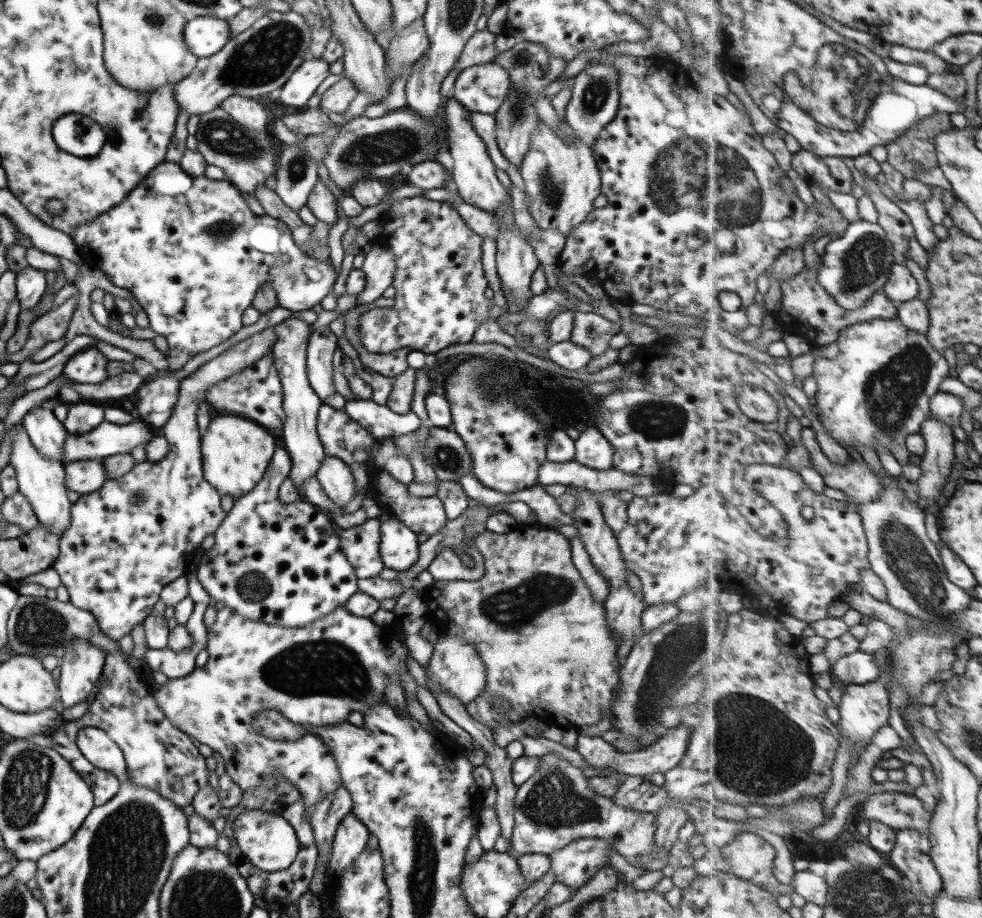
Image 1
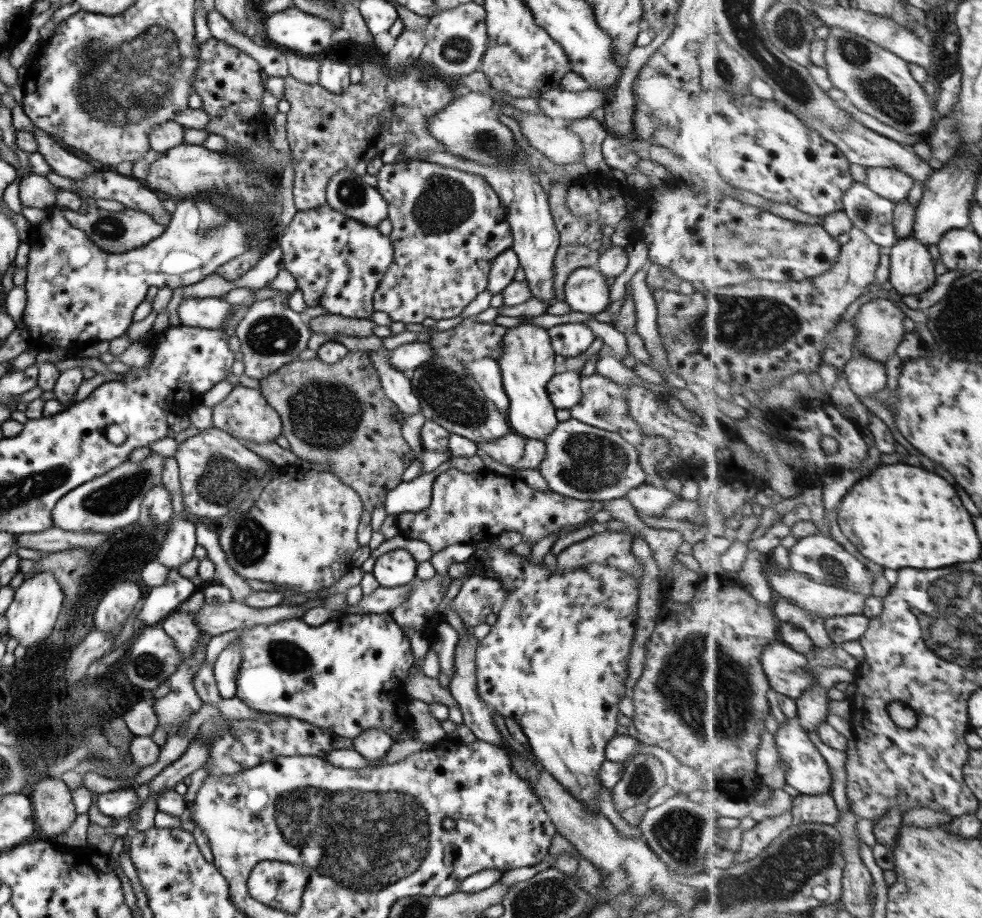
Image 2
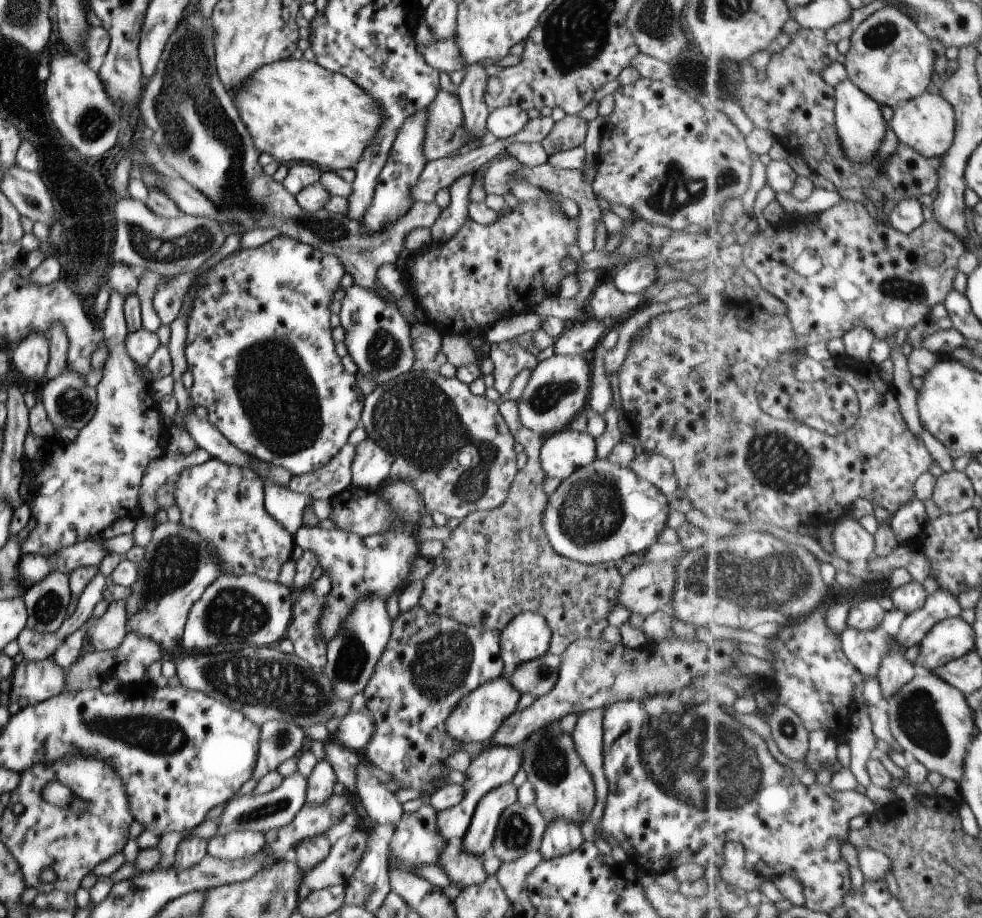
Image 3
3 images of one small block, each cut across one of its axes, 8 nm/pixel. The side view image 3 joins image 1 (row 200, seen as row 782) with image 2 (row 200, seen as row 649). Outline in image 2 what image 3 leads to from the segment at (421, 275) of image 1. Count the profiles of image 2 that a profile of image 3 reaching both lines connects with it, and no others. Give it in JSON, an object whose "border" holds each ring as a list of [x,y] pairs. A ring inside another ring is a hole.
{"border":[[[389,144],[387,148],[384,148],[380,154],[382,166],[375,174],[376,185],[374,186],[379,195],[383,197],[383,200],[387,203],[387,216],[386,218],[391,223],[391,231],[388,235],[389,241],[391,241],[391,247],[393,247],[393,261],[386,270],[383,281],[375,290],[372,297],[372,310],[374,312],[383,312],[387,314],[391,321],[401,322],[407,325],[421,324],[425,318],[433,318],[433,320],[443,320],[443,318],[453,318],[453,316],[459,315],[462,310],[479,294],[485,291],[488,273],[490,270],[490,263],[497,257],[497,254],[501,254],[503,250],[511,248],[513,242],[509,225],[507,224],[506,217],[504,216],[503,207],[500,205],[500,200],[494,190],[477,174],[469,174],[469,172],[463,172],[463,170],[457,170],[455,168],[441,166],[436,163],[429,163],[427,161],[419,160],[403,160],[393,163],[393,160],[397,158],[400,147],[398,144]]]}

